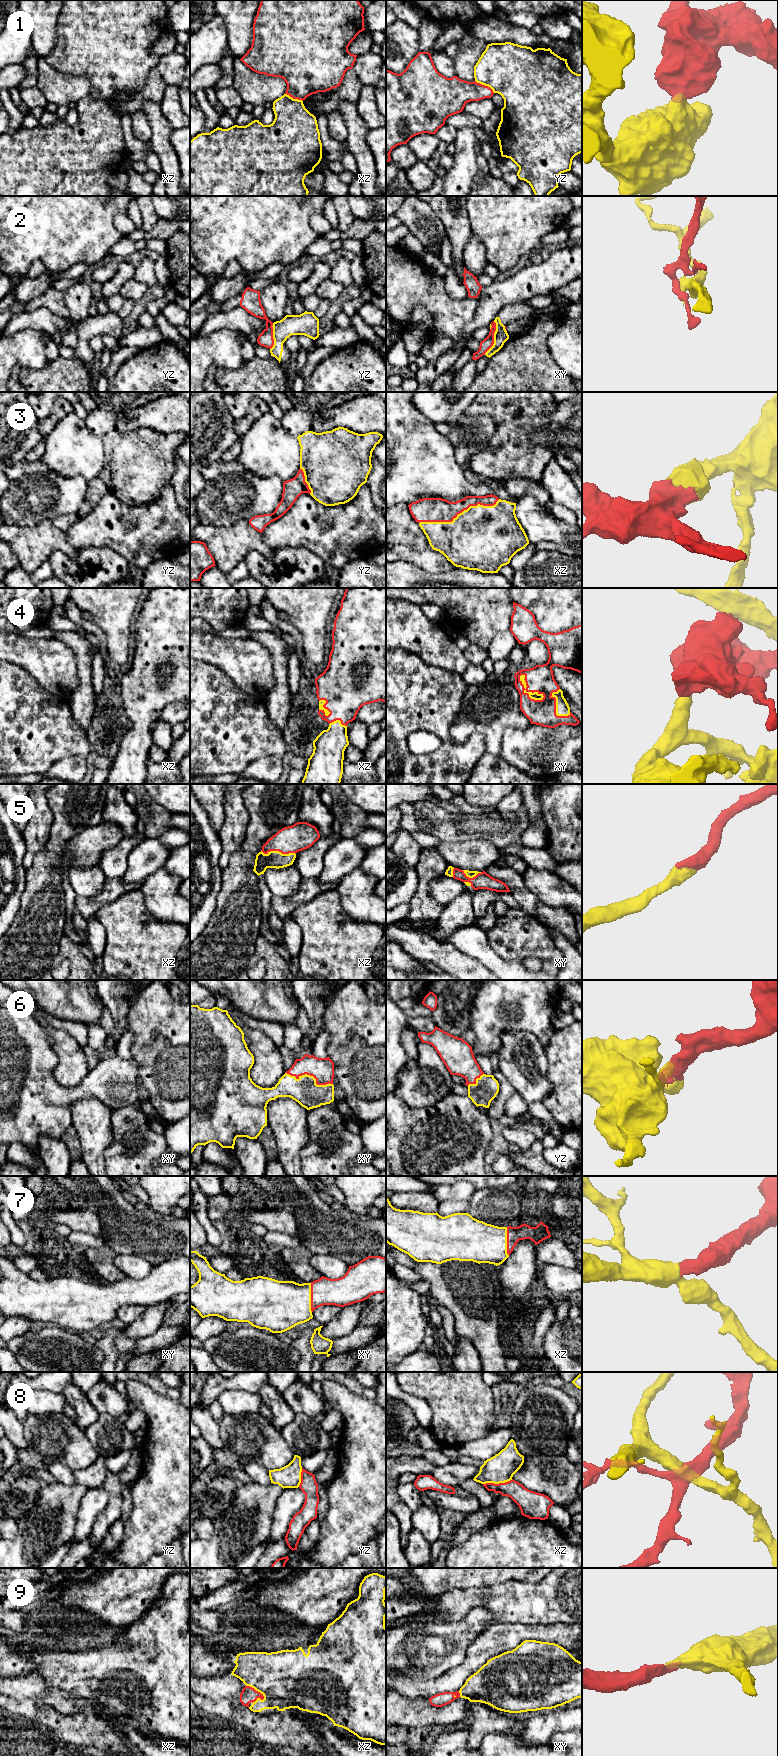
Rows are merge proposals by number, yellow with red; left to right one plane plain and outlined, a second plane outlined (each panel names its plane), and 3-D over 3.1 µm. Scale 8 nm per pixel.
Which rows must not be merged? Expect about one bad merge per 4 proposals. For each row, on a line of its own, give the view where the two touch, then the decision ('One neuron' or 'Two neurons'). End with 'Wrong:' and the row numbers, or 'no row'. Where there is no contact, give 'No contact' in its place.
1: Touches yellow in yz. Two neurons
2: Touches yellow in xy. Two neurons
3: Touches yellow in xz. One neuron
4: Touches yellow in xy. One neuron
5: Touches yellow in xz. One neuron
6: Touches yellow in xy. One neuron
7: Touches yellow in xy. One neuron
8: Touches yellow in xz. Two neurons
9: Touches yellow in xz. One neuron
Wrong: 1, 2, 8

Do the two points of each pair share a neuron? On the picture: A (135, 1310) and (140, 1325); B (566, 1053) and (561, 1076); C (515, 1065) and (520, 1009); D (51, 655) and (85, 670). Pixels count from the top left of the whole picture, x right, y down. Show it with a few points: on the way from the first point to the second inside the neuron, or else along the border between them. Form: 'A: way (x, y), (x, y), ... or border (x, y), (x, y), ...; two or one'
A: border (145, 1307), (127, 1327); two
B: way (566, 1059), (566, 1070); one
C: border (500, 1035), (505, 1031), (528, 1031), (540, 1041); two
D: border (67, 646), (76, 657), (79, 685), (75, 690); two

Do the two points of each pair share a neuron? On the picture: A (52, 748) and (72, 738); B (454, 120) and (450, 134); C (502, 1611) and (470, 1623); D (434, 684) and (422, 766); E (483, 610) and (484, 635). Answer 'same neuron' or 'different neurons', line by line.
A: same neuron
B: different neurons
C: different neurons
D: same neuron
E: same neuron

